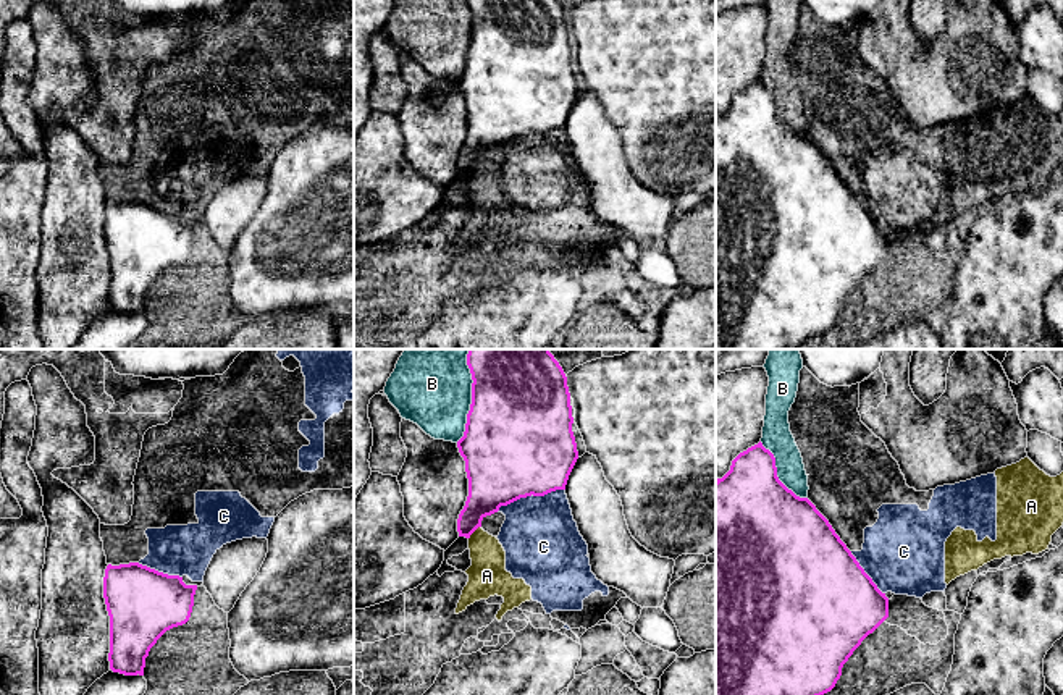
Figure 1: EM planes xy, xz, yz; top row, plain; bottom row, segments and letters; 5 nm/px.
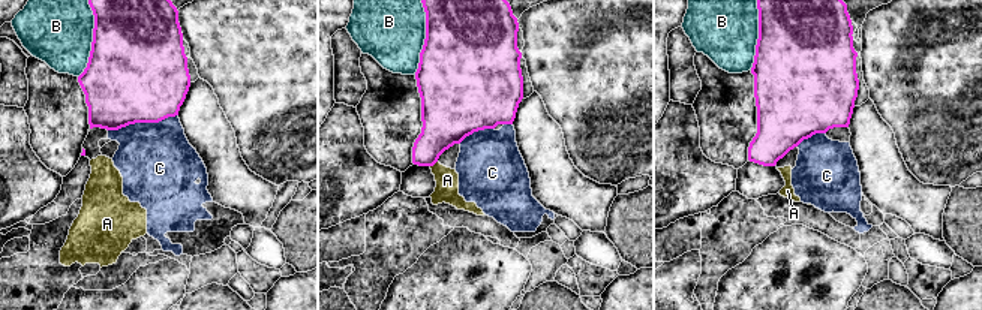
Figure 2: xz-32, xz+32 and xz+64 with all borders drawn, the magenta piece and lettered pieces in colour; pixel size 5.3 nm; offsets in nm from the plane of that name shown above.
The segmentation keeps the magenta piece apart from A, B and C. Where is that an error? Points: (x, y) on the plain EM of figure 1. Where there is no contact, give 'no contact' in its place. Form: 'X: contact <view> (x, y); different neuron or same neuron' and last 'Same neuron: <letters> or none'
A: contact xz (474, 168); different neuron
B: contact xz (472, 41); different neuron
C: contact xz (530, 133); different neuron
Same neuron: none

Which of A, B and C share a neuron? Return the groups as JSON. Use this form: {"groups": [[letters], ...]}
{"groups": [["A", "C"], ["B"]]}

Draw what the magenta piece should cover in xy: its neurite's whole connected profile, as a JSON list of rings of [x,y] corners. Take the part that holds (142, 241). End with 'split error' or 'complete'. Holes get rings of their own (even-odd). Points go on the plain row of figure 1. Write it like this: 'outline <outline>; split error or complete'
outline [[[139,200],[120,204],[108,202],[103,215],[103,236],[110,254],[110,307],[124,314],[144,314],[145,296],[157,278],[166,268],[189,259],[195,228],[197,223],[186,223],[179,213],[168,213]]]; complete

